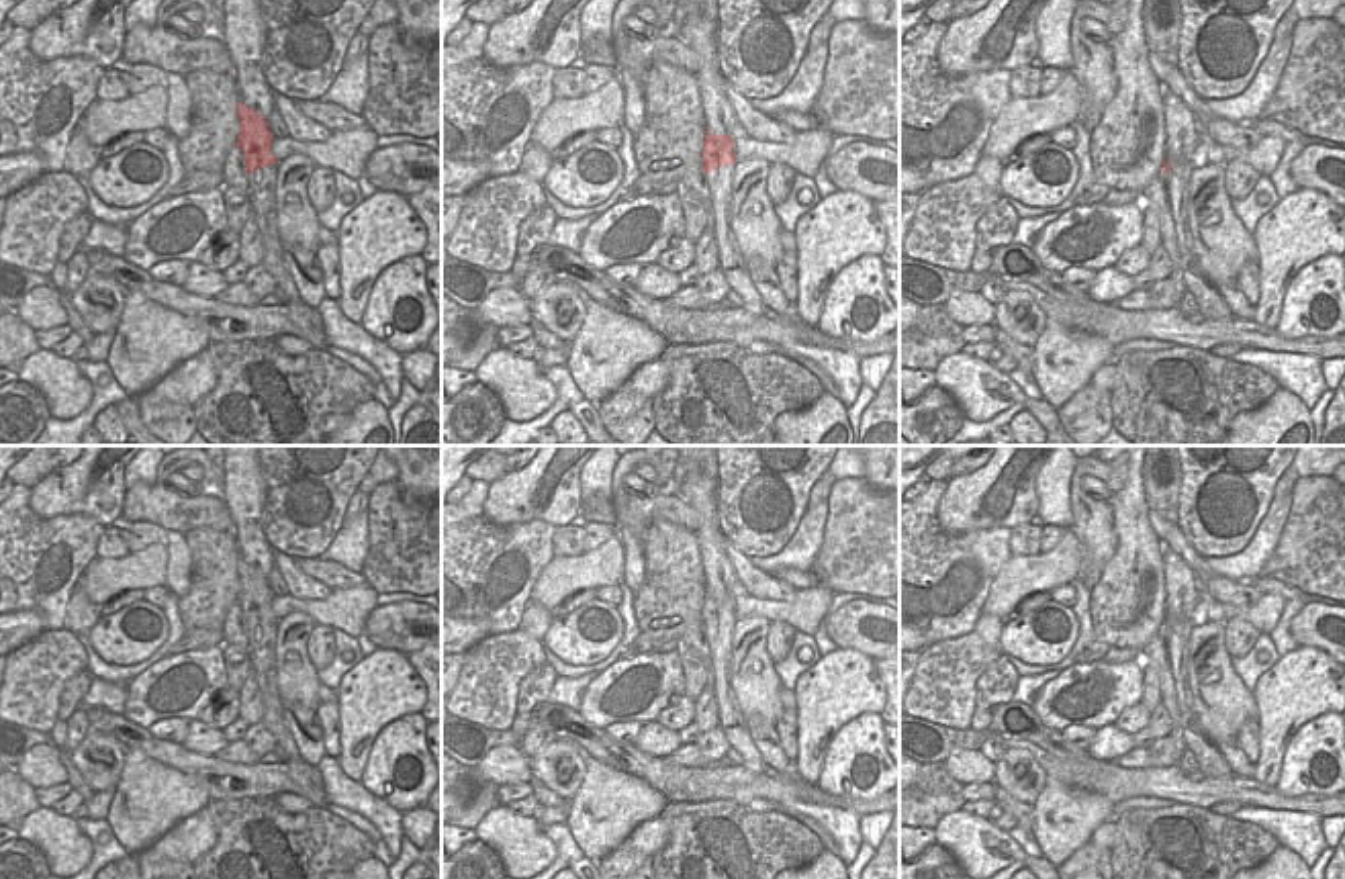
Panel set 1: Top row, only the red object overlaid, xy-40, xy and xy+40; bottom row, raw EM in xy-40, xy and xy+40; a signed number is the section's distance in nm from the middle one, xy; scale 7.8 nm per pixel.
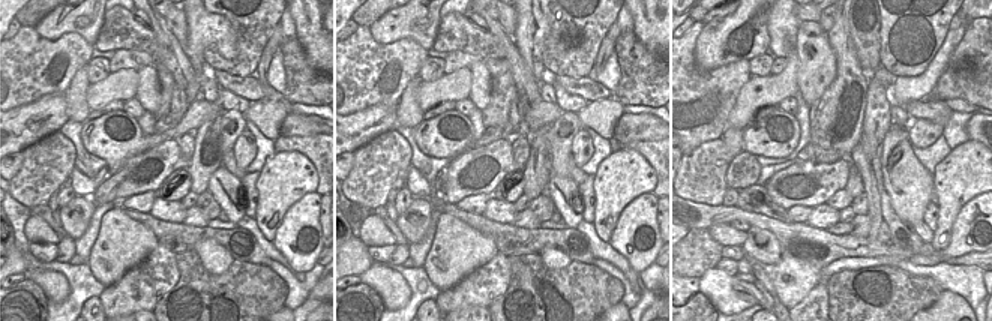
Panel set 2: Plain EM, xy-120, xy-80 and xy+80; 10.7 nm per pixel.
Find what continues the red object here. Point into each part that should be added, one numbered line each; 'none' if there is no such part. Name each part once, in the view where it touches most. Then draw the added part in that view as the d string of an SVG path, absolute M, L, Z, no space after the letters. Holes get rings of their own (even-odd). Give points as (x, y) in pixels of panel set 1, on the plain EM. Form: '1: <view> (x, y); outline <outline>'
1: xy-40 (262, 640); outline M270 621L268 626L247 632L251 666L256 670L258 687L262 693L264 726L274 736L276 746L286 752L286 762L300 762L303 758L298 748L288 732L288 726L284 724L282 701L276 687L276 630L278 623Z

